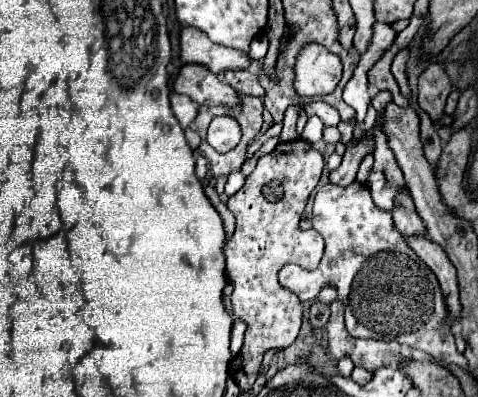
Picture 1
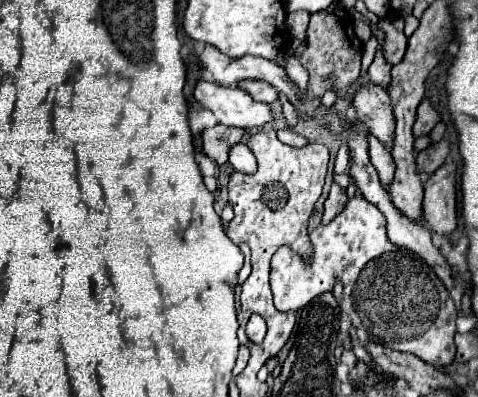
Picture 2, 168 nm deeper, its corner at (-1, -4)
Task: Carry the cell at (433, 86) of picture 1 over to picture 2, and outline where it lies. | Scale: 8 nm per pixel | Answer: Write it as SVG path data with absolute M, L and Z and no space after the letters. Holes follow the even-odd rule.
M424 98L418 106L418 114L416 114L416 122L414 122L414 136L420 134L428 134L436 124L440 122L440 112L436 108L436 104L430 98Z

